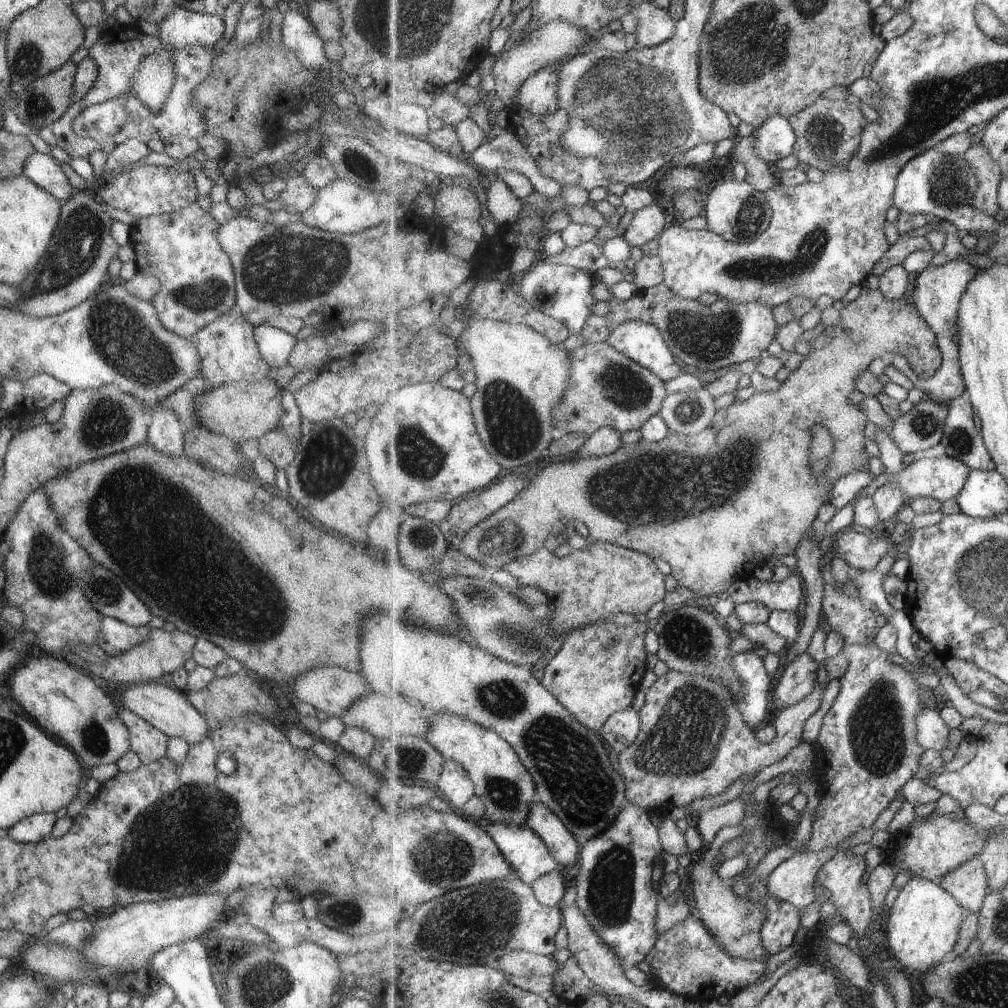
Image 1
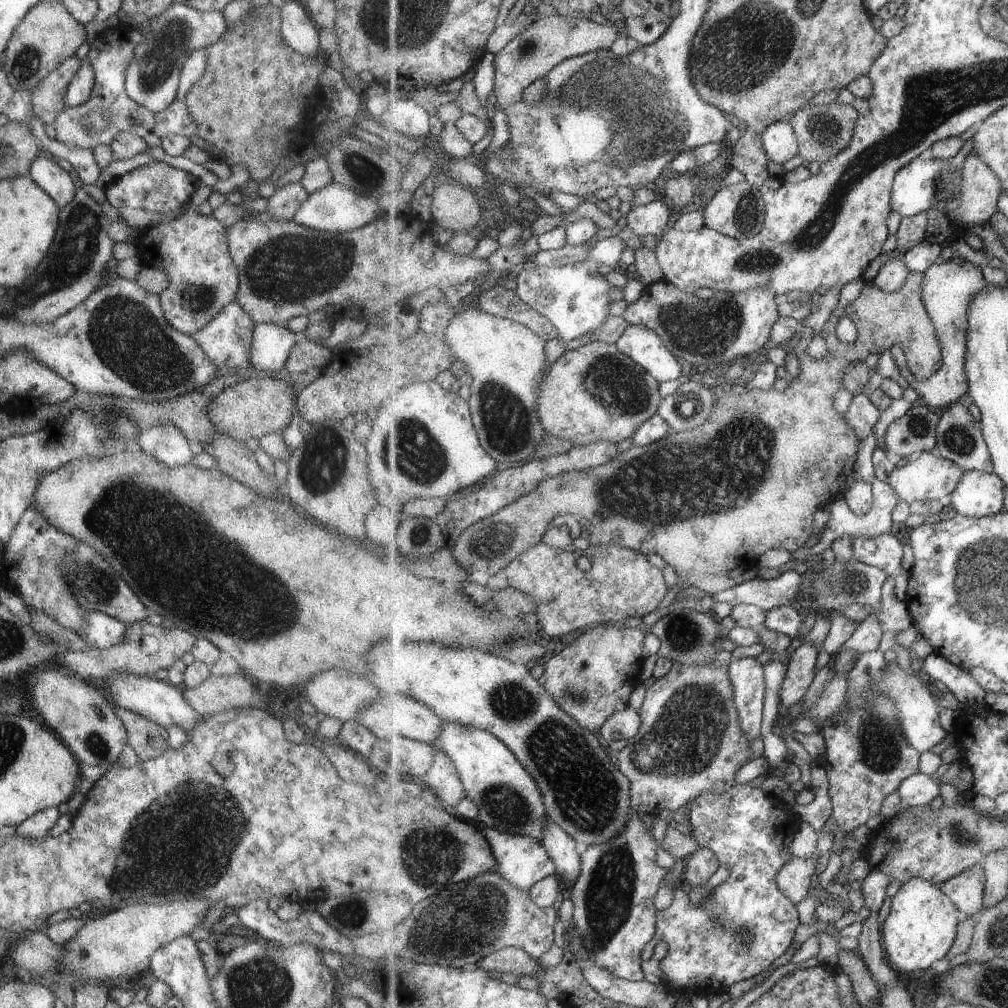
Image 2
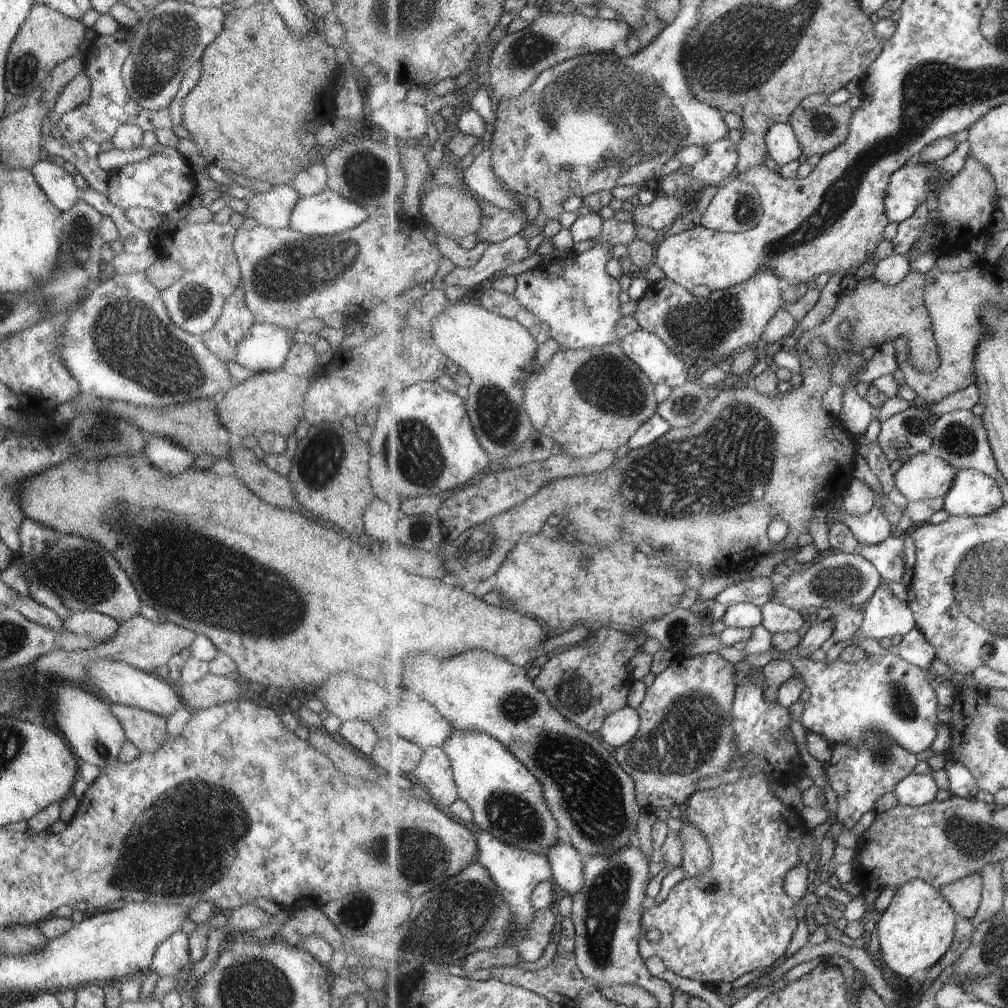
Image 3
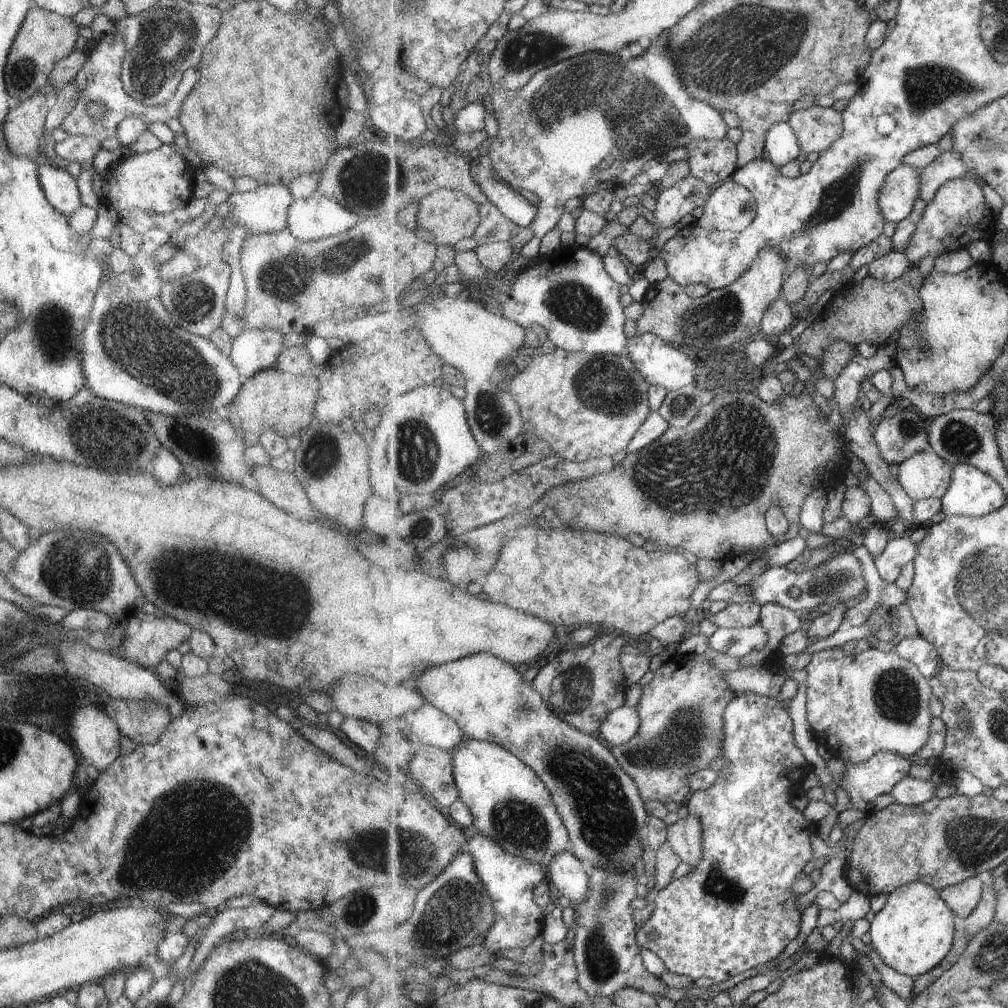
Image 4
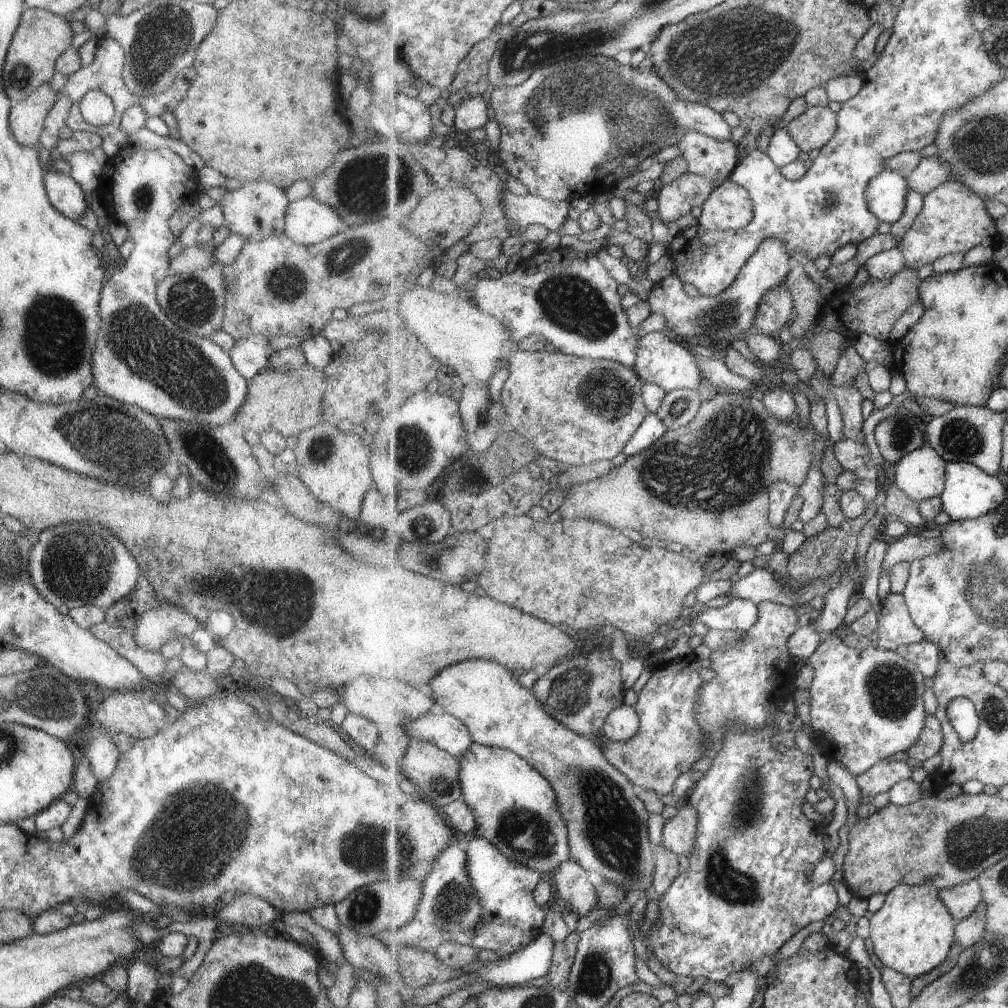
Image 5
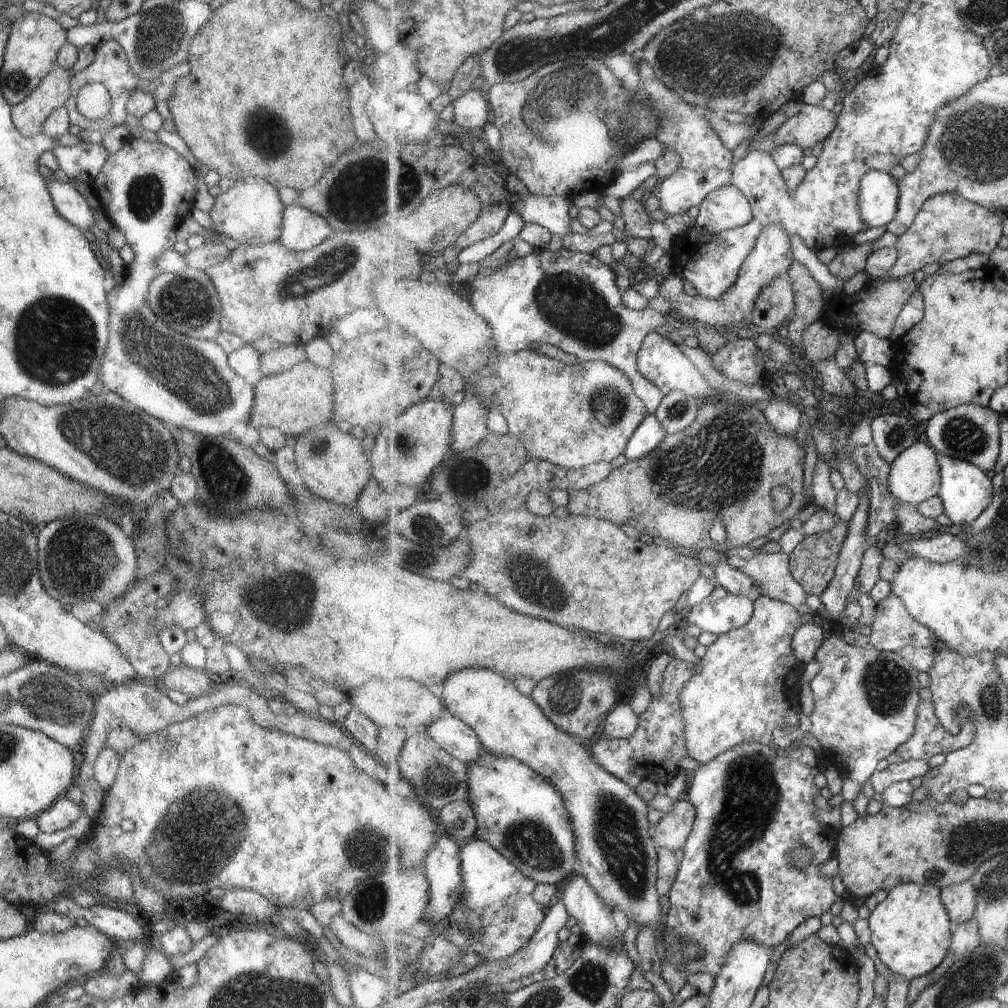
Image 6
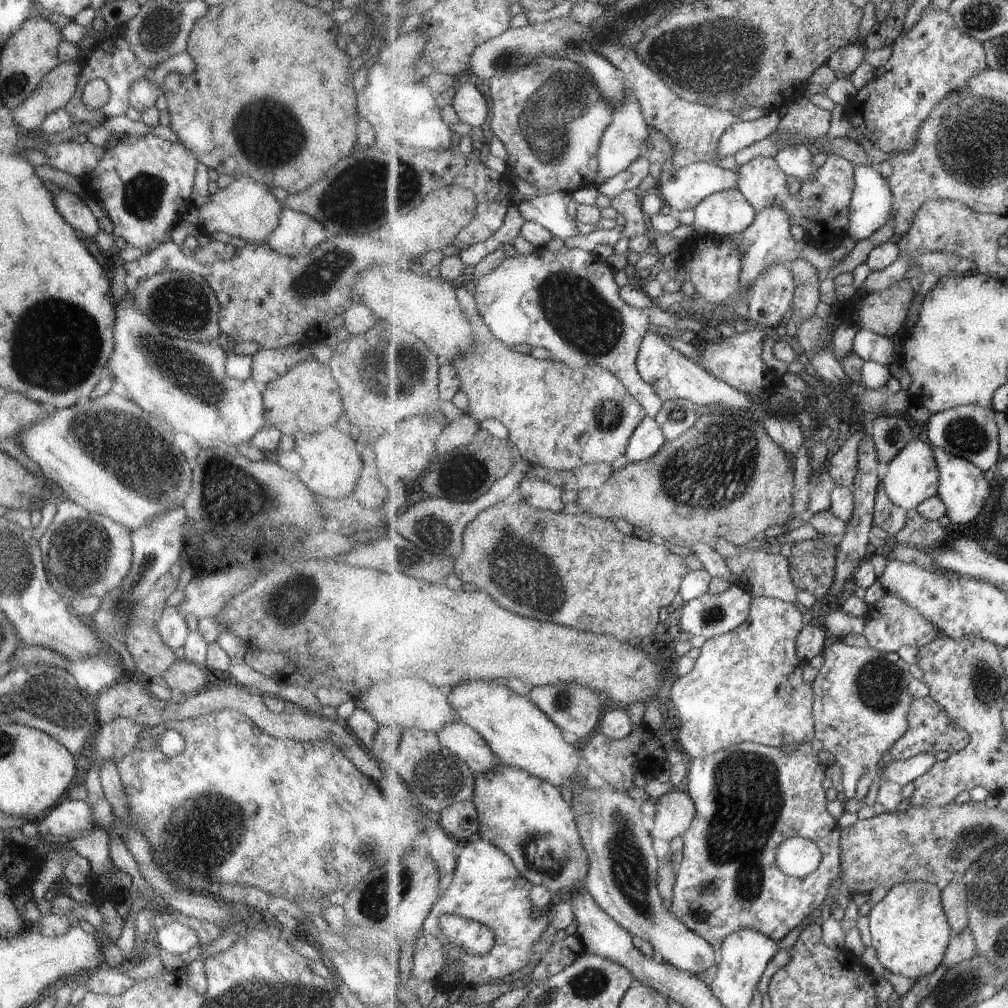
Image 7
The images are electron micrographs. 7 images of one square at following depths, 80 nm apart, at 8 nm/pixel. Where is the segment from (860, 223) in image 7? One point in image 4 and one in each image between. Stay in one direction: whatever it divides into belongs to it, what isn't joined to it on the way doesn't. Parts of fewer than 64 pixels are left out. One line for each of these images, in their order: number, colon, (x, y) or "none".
4: (901, 189)
5: (888, 192)
6: (880, 192)

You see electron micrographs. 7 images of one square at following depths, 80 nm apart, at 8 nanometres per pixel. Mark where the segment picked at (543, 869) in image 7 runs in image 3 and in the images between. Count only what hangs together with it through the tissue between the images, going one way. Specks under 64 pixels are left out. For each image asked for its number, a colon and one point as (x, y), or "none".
3: (508, 800)
4: (511, 804)
5: (516, 808)
6: (520, 812)

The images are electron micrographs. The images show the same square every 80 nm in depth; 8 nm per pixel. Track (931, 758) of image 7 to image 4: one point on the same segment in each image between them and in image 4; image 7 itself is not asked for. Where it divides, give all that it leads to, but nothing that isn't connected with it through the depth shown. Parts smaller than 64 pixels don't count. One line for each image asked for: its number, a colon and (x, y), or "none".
4: (863, 782)
5: (886, 773)
6: (906, 770)

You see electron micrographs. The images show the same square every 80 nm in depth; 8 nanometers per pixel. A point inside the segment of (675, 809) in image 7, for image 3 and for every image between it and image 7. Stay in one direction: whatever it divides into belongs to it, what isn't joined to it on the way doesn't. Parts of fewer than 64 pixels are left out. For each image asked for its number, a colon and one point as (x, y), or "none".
3: (697, 853)
4: (686, 836)
5: (680, 832)
6: (672, 831)

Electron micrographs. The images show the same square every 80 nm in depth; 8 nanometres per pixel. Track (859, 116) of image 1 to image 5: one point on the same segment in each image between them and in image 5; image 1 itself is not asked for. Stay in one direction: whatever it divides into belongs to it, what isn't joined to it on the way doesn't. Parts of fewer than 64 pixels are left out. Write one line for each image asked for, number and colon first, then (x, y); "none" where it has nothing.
2: (824, 131)
3: (820, 130)
4: (817, 128)
5: (814, 128)

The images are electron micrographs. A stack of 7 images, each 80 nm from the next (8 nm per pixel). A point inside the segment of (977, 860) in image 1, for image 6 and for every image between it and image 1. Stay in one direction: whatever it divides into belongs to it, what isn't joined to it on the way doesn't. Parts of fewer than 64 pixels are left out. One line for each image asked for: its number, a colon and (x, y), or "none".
2: (967, 890)
3: (965, 894)
4: (963, 898)
5: (962, 900)
6: (960, 899)

